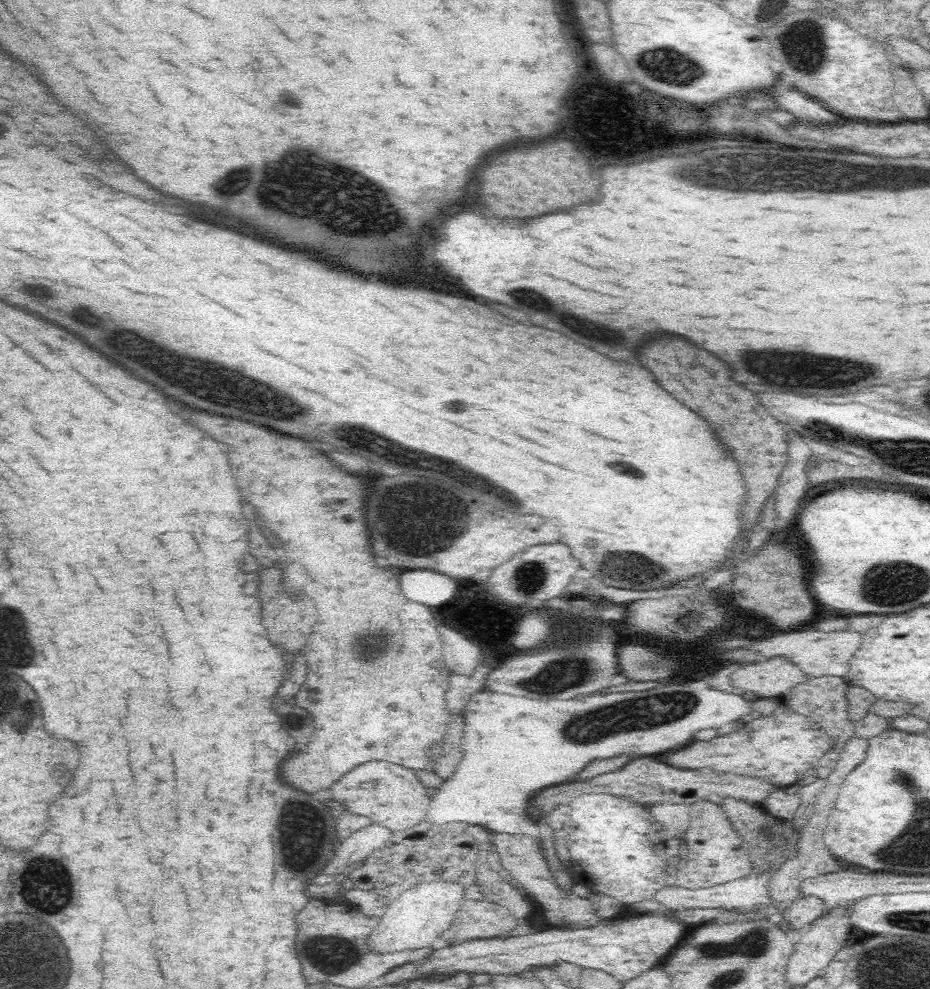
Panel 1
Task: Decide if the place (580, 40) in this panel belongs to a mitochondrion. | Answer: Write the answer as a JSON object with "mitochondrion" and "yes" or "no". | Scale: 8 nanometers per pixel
{"mitochondrion":"no"}

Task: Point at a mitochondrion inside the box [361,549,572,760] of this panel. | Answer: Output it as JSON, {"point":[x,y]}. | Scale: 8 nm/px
{"point":[528,578]}

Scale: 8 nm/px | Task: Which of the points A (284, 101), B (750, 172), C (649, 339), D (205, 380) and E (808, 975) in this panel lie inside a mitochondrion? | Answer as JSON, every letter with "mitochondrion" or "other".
{"A":"mitochondrion","B":"mitochondrion","C":"other","D":"mitochondrion","E":"other"}

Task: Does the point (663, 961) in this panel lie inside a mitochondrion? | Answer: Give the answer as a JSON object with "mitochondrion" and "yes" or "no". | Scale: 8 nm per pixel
{"mitochondrion":"no"}

